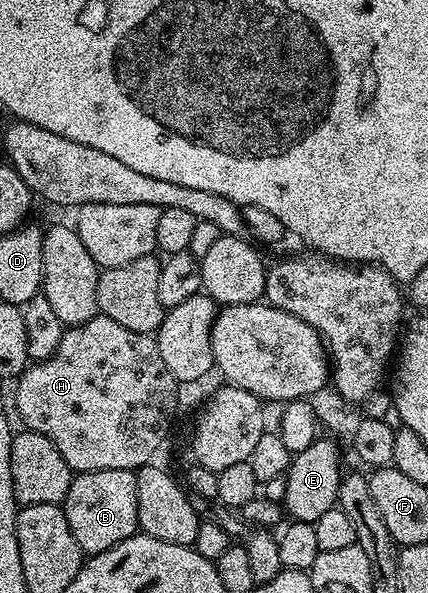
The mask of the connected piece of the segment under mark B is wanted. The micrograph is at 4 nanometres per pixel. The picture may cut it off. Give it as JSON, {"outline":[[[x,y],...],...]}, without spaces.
{"outline":[[[98,470],[73,475],[62,507],[70,534],[74,534],[74,542],[78,542],[83,552],[97,556],[99,552],[110,550],[118,546],[118,542],[137,535],[140,527],[135,471]]]}

